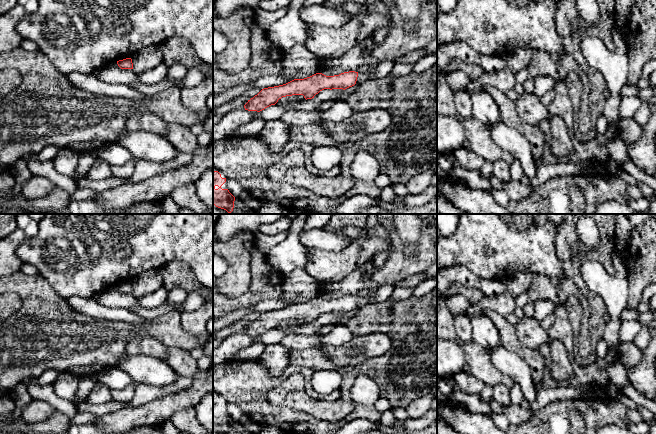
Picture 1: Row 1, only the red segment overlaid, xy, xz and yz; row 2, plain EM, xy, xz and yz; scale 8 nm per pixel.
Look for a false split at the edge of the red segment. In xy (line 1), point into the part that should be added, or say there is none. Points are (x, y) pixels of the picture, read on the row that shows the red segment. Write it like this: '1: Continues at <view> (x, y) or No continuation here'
1: No continuation here

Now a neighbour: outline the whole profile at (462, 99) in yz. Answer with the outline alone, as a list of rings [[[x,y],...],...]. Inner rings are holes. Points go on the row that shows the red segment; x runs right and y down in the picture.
[[[466,89],[454,94],[454,102],[461,117],[472,116],[472,100]]]

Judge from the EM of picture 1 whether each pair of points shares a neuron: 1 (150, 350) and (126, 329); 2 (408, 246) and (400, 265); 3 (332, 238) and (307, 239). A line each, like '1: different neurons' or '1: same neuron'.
1: different neurons
2: different neurons
3: same neuron

